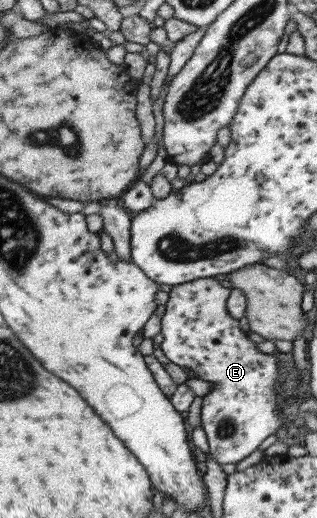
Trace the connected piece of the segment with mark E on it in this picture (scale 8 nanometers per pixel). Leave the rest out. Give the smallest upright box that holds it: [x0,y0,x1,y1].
[159,278,282,466]

